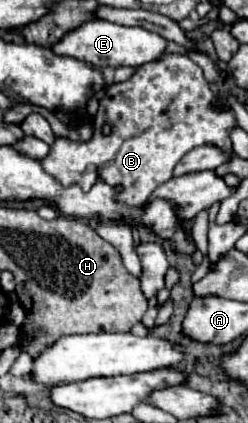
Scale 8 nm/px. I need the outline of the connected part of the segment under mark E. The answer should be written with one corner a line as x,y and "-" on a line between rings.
90,20
84,22
80,28
68,32
58,44
52,46
52,50
60,56
72,56
72,58
82,58
82,62
90,62
90,66
102,66
102,68
118,68
118,66
132,66
138,68
146,62
154,62
164,56
166,52
166,40
150,30
144,28
130,28
130,26
120,26
108,20

